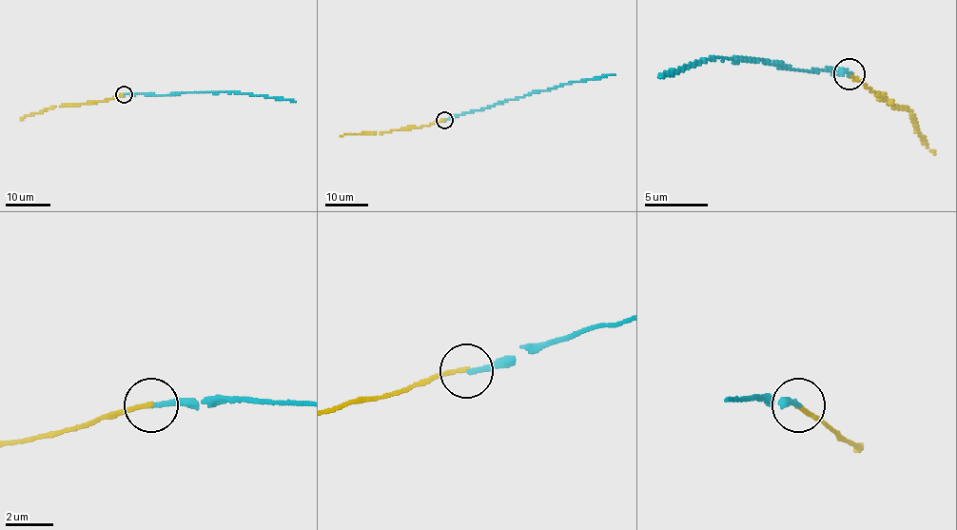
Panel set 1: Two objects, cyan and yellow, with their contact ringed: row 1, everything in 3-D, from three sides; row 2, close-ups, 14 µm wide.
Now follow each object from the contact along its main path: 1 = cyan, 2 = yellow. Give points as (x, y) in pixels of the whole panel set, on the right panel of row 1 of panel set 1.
1: (849, 73), (807, 70), (769, 61), (714, 57), (659, 77)
2: (849, 73), (891, 104), (911, 110), (922, 137), (934, 154)

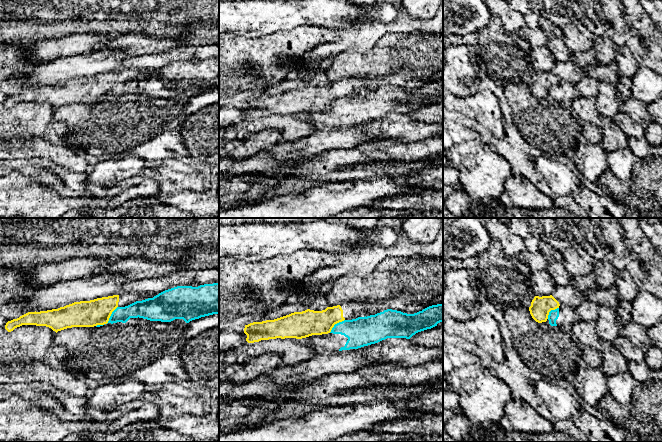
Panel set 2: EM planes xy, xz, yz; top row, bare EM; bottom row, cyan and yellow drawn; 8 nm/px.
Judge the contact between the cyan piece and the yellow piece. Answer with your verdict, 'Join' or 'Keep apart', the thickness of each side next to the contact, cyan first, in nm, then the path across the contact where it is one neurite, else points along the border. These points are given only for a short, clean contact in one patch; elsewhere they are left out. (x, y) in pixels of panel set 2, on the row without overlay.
Keep apart. Thickness 240 nm (cyan) against 200 nm. Boundary: xz (344, 95), (337, 98), (329, 108)

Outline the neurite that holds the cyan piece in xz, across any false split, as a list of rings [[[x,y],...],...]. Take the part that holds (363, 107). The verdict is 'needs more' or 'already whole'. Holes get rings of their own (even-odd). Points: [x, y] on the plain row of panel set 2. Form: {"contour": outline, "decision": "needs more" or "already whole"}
{"contour": [[[443,80],[429,82],[414,90],[387,85],[375,91],[344,96],[331,108],[300,115],[316,127],[338,128],[358,125],[387,114],[410,115],[418,108],[443,98]]], "decision": "needs more"}

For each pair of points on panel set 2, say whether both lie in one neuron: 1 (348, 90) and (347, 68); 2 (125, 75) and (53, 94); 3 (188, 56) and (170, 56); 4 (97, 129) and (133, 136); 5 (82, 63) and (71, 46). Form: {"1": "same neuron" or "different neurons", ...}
{"1": "different neurons", "2": "same neuron", "3": "same neuron", "4": "same neuron", "5": "different neurons"}

